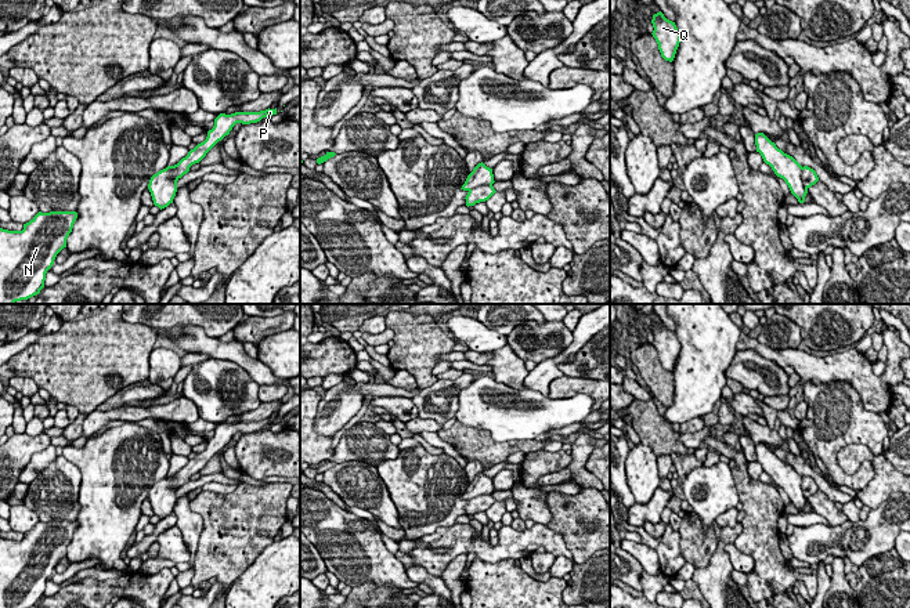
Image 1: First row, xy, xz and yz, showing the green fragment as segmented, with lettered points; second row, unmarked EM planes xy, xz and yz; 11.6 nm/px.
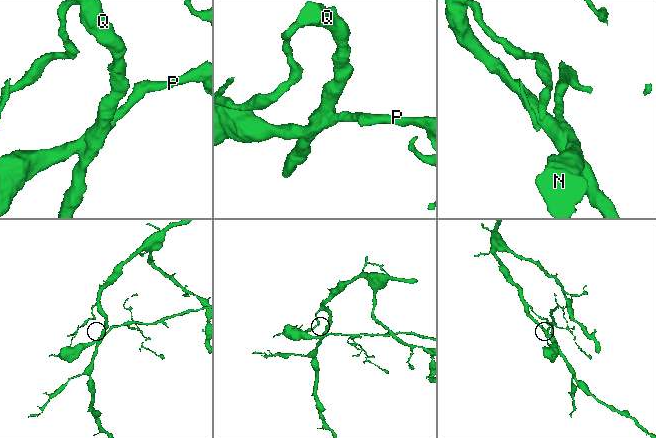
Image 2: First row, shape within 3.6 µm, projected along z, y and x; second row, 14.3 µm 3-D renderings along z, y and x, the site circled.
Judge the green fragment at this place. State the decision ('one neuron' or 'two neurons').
two neurons

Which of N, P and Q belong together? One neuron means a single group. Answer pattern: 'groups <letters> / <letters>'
groups N P / Q

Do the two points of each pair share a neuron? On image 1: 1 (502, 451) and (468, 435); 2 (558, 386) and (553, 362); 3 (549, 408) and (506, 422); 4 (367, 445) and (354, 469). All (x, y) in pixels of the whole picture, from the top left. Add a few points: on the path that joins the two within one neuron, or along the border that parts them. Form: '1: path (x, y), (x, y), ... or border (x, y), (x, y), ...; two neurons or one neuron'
1: path (494, 451), (487, 451), (476, 444); one neuron
2: border (564, 375), (551, 383), (546, 395); two neurons
3: path (538, 413), (517, 415); one neuron
4: border (336, 463), (363, 460), (376, 467); two neurons

